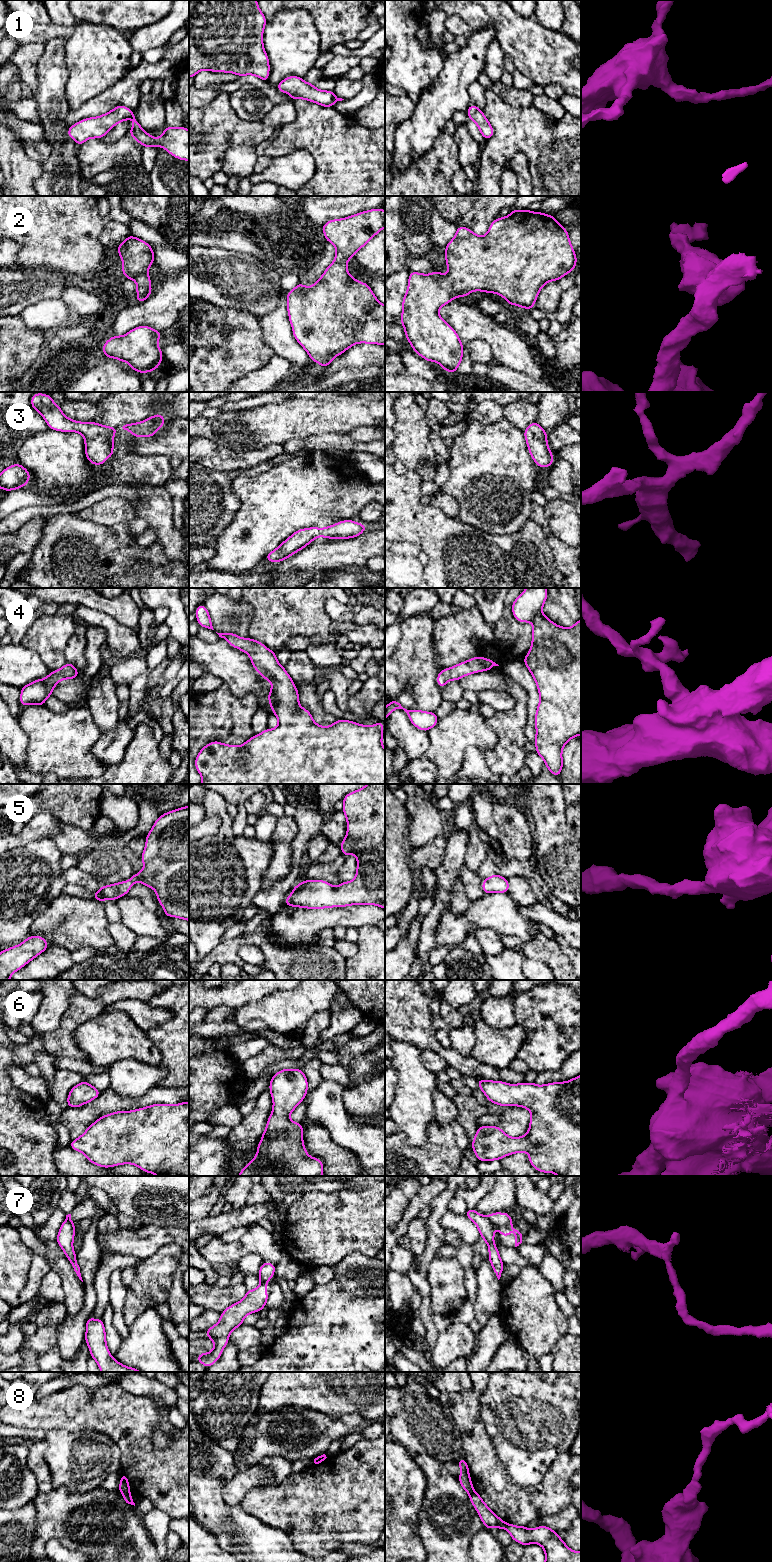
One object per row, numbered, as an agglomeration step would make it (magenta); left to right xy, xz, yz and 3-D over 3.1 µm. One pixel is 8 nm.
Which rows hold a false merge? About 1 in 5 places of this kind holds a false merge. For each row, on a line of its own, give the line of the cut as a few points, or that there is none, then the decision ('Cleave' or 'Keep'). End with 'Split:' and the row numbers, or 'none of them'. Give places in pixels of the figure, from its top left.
1: No split. Keep
2: No split. Keep
3: No split. Keep
4: No split. Keep
5: No split. Keep
6: No split. Keep
7: Split along yz (488, 1217), (494, 1224). Cleave
8: Split along xy (122, 1492), (129, 1493). Cleave
Split: 7, 8

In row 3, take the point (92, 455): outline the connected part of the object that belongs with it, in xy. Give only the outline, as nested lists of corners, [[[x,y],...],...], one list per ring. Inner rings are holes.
[[[34,393],[31,407],[45,419],[49,429],[80,433],[85,441],[86,458],[92,465],[102,465],[106,463],[107,457],[112,458],[114,453],[112,440],[118,427],[69,419],[48,394]]]

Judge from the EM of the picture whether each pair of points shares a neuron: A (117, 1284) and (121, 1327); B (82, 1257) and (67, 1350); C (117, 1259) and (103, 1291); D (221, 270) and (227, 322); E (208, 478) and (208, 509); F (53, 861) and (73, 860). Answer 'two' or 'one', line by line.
A: one
B: one
C: one
D: two
E: one
F: two

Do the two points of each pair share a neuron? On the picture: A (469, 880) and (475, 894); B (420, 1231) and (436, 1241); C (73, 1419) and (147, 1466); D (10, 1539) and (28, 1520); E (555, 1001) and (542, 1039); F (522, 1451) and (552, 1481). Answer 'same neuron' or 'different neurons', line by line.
A: same neuron
B: different neurons
C: same neuron
D: same neuron
E: same neuron
F: different neurons

